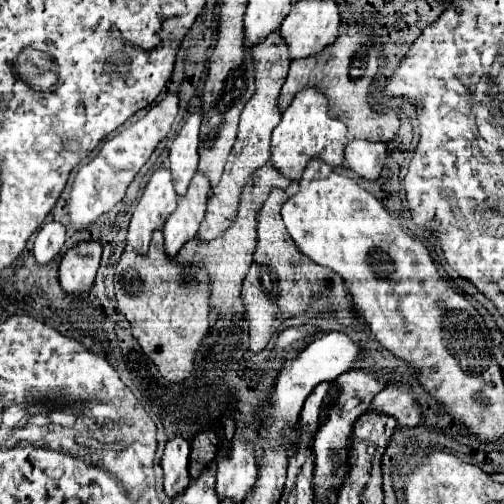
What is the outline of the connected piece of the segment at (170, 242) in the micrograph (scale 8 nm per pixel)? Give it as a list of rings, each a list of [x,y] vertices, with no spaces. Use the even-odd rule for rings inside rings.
[[[195,174],[193,182],[189,184],[189,190],[185,196],[181,196],[177,210],[169,216],[163,234],[165,234],[165,254],[169,258],[175,258],[185,242],[193,240],[199,224],[207,210],[207,192],[209,192],[209,180],[203,174]]]

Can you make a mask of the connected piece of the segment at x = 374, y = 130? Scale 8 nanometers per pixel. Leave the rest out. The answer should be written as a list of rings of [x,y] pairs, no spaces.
[[[345,26],[343,36],[337,38],[329,50],[323,50],[321,54],[313,58],[301,58],[297,62],[291,62],[287,82],[283,84],[283,90],[279,94],[277,106],[283,114],[285,108],[291,104],[291,100],[307,86],[317,88],[323,92],[329,100],[329,114],[333,118],[339,118],[347,124],[349,134],[359,140],[371,140],[371,142],[389,142],[397,130],[399,130],[399,116],[395,112],[373,112],[367,104],[367,92],[373,82],[373,76],[379,68],[377,58],[377,46],[373,44],[373,36],[369,36],[367,28],[361,26]]]

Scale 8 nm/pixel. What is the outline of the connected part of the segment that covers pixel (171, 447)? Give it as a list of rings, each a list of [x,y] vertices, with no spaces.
[[[173,438],[165,446],[165,454],[161,460],[165,472],[165,494],[175,498],[183,494],[191,482],[189,476],[189,442],[183,438]]]

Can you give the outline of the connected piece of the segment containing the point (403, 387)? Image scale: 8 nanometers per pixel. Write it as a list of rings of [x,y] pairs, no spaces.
[[[407,382],[391,384],[381,390],[369,408],[379,414],[395,416],[399,426],[417,426],[421,420],[421,410],[413,400],[411,386]]]

